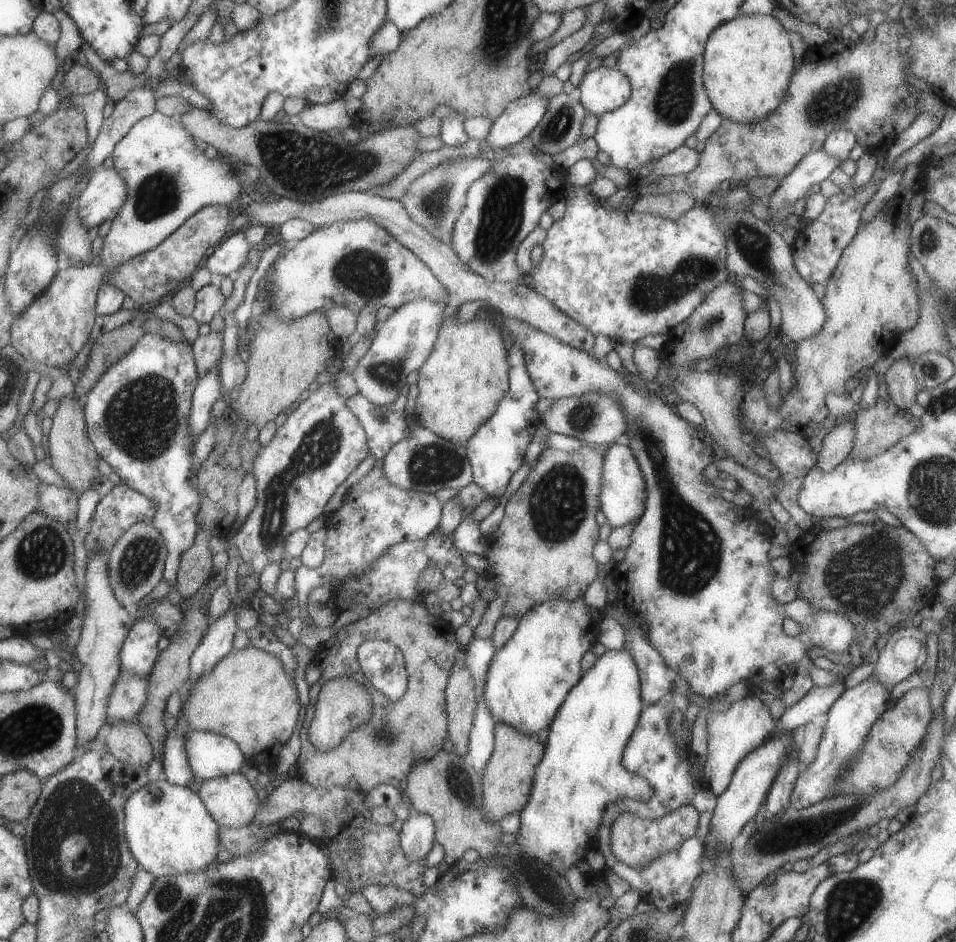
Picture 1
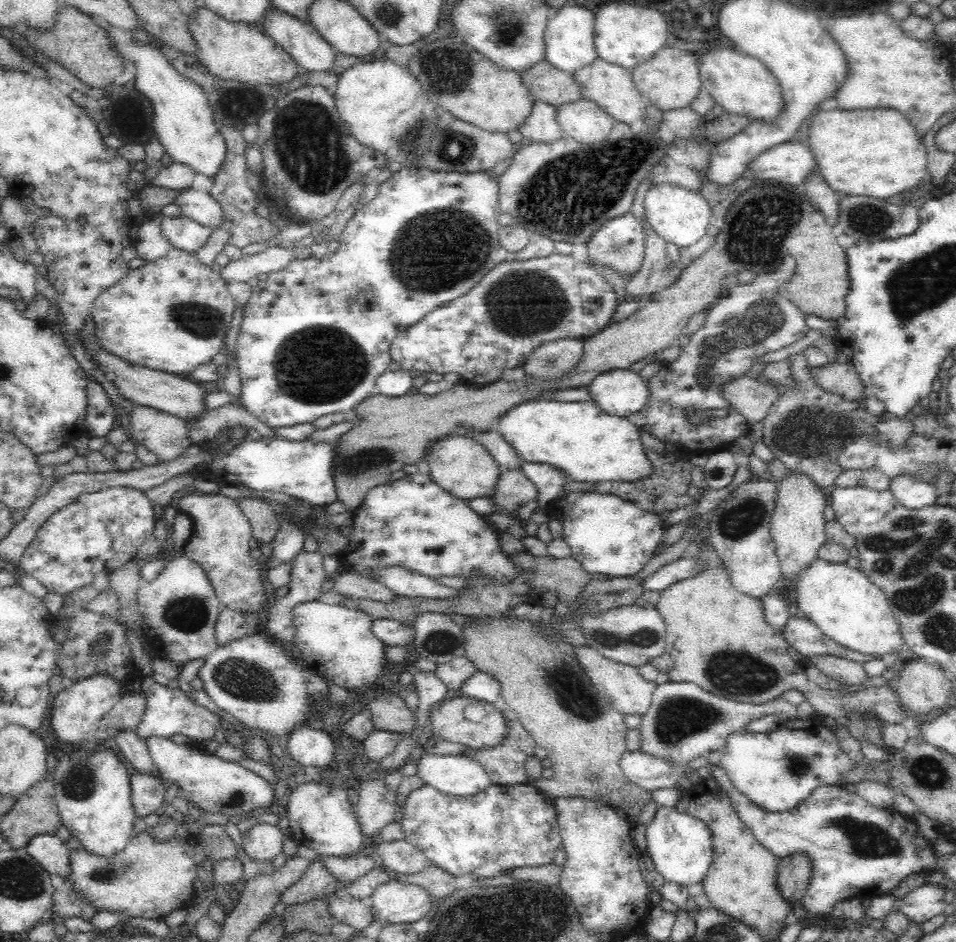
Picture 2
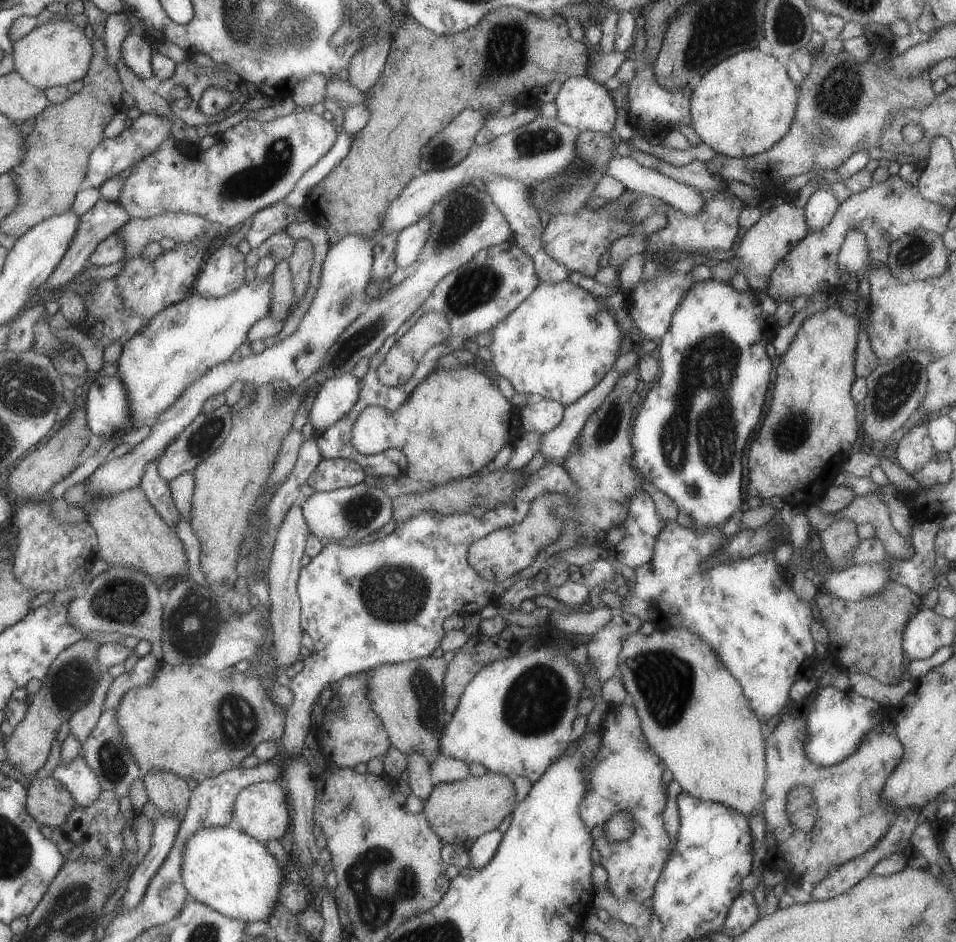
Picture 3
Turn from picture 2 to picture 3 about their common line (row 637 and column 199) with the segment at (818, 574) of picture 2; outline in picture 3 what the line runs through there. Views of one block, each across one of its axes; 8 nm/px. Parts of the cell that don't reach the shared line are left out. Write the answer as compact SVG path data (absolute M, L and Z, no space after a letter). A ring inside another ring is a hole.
M209 826L199 828L189 836L189 840L185 840L181 880L190 900L200 902L227 918L267 923L283 880L278 865L264 843L255 840L237 826Z

